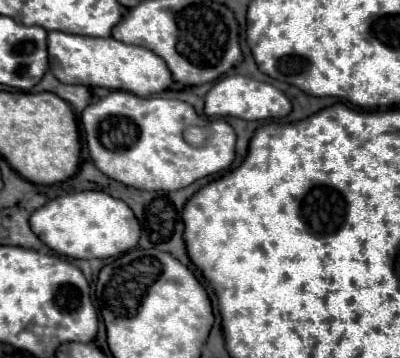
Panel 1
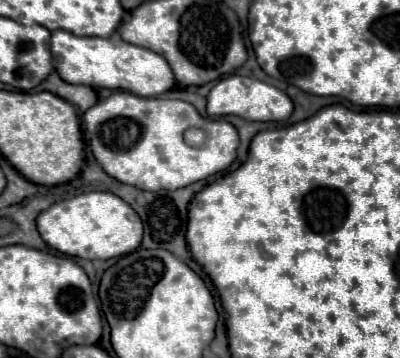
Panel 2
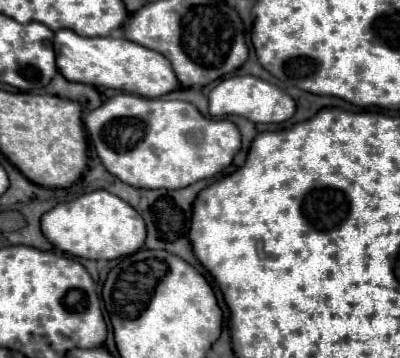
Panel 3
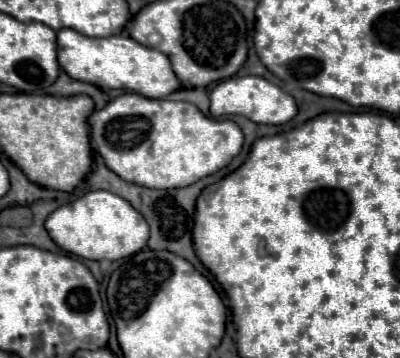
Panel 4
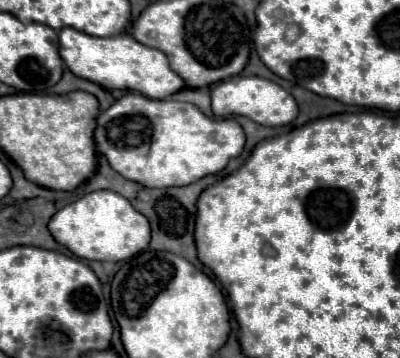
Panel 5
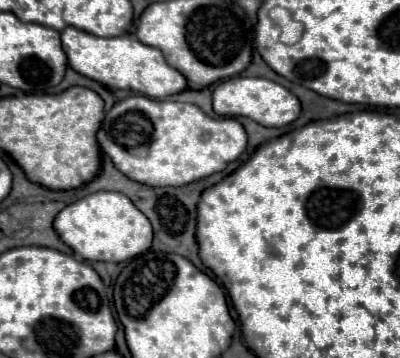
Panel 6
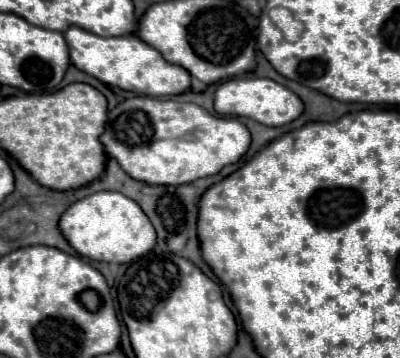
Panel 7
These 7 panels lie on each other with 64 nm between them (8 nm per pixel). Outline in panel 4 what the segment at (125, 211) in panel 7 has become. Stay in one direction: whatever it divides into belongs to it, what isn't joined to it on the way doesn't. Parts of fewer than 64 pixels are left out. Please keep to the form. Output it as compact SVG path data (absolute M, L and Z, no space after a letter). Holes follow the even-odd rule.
M94 190L82 198L56 208L44 224L48 236L64 250L88 260L118 260L140 252L148 242L148 224L124 198Z

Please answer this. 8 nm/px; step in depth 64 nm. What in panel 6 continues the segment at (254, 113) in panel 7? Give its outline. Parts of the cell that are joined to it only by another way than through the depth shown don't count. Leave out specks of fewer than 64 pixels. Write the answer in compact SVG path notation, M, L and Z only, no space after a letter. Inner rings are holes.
M246 76L228 78L214 88L212 100L214 100L214 112L218 116L246 116L262 126L286 126L294 122L300 114L298 98L290 90L268 78L246 78Z

